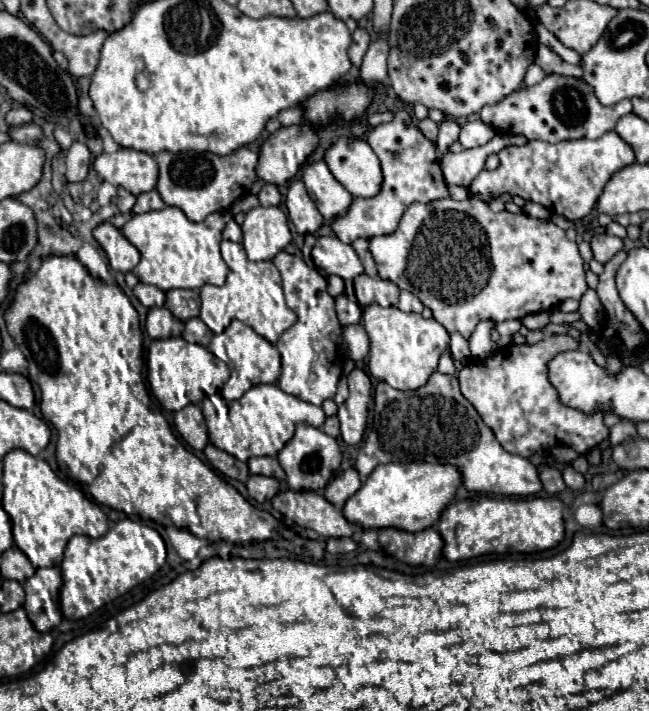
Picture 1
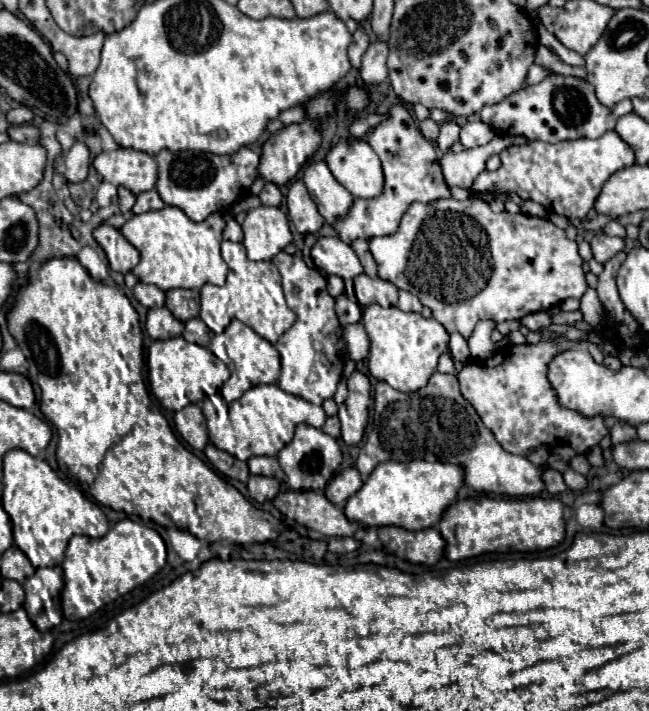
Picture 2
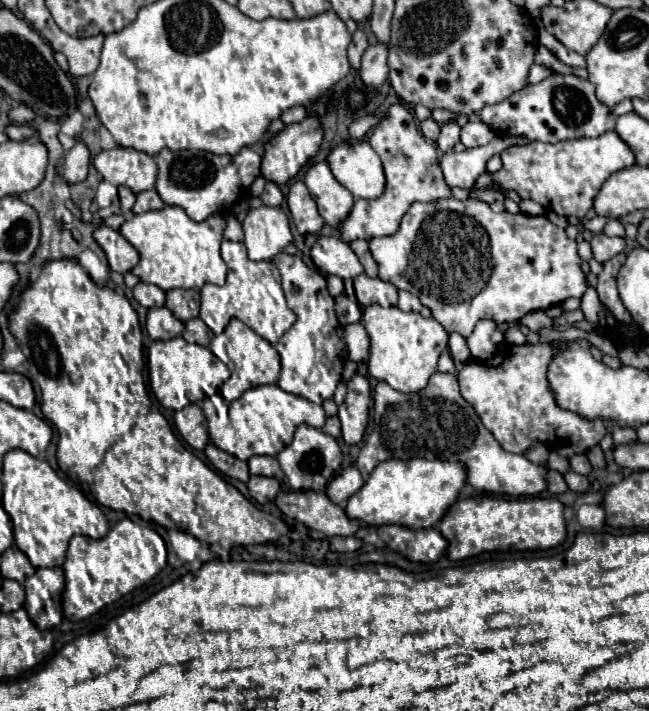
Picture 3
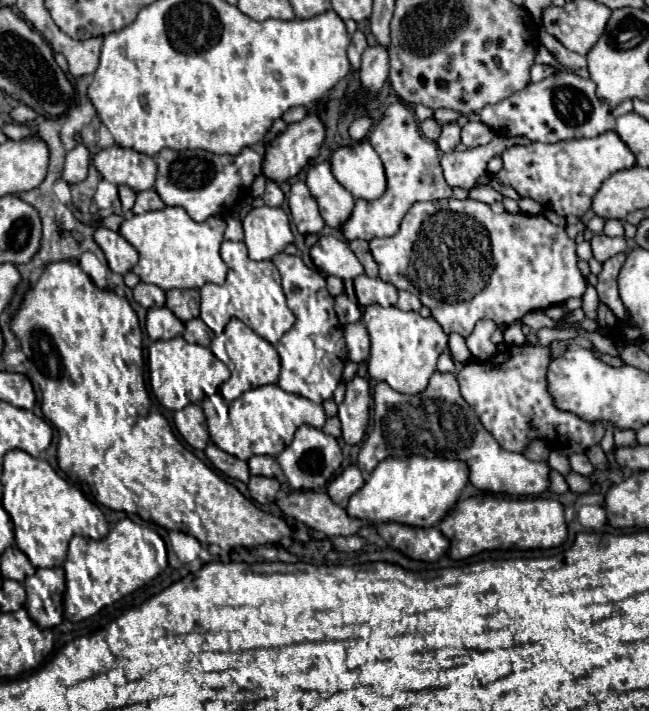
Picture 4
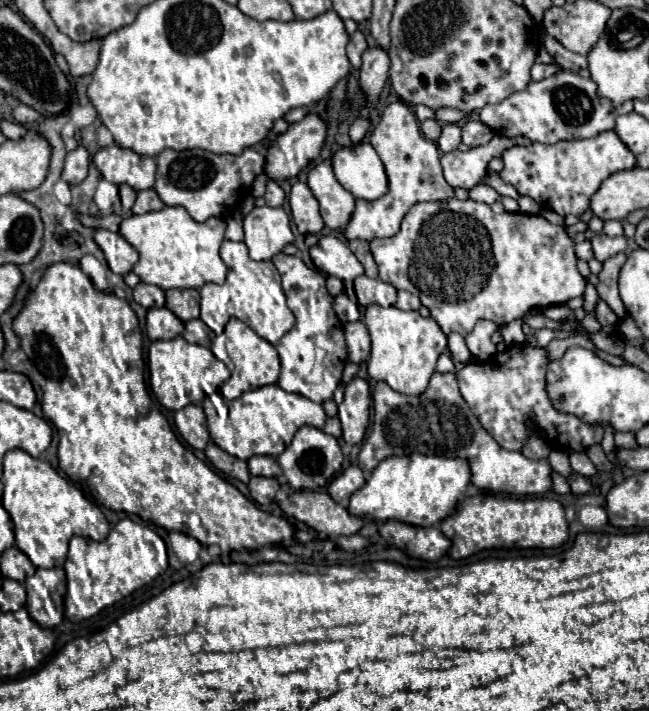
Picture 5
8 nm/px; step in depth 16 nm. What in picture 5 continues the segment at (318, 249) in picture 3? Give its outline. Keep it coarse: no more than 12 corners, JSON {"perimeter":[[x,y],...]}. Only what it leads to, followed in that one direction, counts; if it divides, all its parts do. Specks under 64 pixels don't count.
{"perimeter":[[322,236],[314,266],[342,282],[364,274],[346,242]]}

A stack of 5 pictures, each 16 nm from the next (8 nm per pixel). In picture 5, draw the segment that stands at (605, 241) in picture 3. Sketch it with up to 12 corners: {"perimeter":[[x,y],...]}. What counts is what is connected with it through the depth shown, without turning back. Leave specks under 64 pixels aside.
{"perimeter":[[592,238],[594,258],[604,262],[626,252],[626,238]]}

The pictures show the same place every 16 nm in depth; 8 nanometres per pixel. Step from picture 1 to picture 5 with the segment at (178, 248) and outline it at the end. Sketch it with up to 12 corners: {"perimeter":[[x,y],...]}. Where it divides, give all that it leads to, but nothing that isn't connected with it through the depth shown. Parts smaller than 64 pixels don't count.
{"perimeter":[[182,206],[124,218],[134,274],[162,290],[224,284],[226,222]]}

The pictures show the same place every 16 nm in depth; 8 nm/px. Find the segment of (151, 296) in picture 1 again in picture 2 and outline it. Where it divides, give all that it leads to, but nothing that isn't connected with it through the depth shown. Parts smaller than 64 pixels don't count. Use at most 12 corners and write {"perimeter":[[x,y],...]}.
{"perimeter":[[138,282],[134,298],[146,306],[164,306],[158,286]]}

